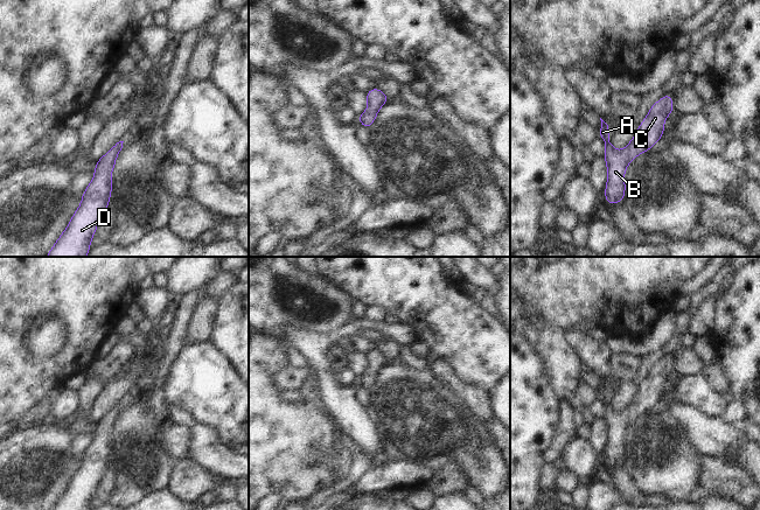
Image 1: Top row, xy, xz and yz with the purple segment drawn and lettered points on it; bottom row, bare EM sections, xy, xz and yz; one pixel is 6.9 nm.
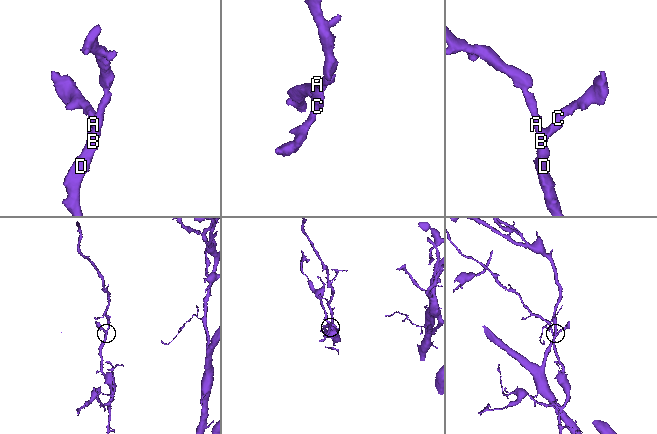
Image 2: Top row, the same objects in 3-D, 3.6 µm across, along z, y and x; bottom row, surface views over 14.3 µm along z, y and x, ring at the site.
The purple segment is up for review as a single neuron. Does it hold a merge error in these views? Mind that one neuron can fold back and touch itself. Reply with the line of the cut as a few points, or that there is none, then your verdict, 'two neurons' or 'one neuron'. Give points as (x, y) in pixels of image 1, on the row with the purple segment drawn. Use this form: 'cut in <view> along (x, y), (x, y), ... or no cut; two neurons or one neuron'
no cut; one neuron

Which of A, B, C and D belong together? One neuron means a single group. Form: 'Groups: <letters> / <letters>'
Groups: A B C D

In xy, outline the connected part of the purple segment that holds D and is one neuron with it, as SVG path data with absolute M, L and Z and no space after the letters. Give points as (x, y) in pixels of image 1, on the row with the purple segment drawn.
M123 142L113 145L93 169L95 177L83 193L82 202L69 225L46 257L86 257L99 221L110 204L111 173Z

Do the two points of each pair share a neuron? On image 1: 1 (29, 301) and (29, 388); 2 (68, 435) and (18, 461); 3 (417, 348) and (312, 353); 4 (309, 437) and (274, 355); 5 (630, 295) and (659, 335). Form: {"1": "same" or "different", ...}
{"1": "same", "2": "same", "3": "different", "4": "same", "5": "different"}

